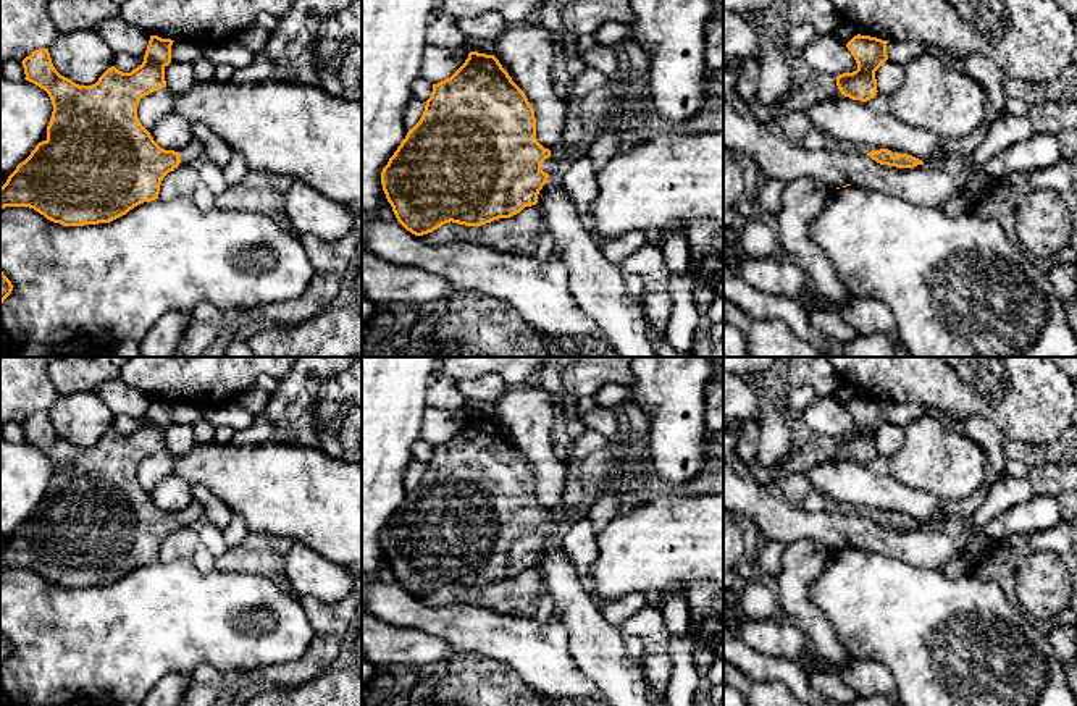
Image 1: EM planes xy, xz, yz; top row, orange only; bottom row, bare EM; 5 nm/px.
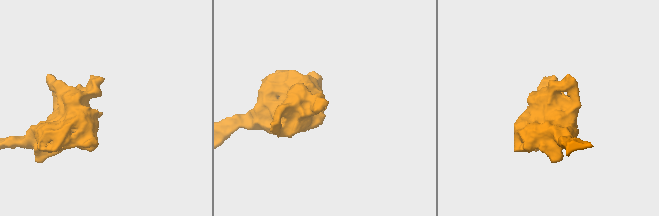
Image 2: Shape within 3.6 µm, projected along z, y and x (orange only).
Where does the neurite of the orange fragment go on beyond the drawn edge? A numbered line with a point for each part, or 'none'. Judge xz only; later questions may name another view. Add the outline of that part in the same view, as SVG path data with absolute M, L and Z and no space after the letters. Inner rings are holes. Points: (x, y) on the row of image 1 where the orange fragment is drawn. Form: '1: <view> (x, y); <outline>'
1: xz (554, 165); M580 144L576 147L559 147L559 150L551 155L549 158L546 158L541 163L541 170L544 173L547 173L549 176L559 176L565 168L567 168L567 162L570 158L578 158L581 155L585 155L588 150L586 145Z

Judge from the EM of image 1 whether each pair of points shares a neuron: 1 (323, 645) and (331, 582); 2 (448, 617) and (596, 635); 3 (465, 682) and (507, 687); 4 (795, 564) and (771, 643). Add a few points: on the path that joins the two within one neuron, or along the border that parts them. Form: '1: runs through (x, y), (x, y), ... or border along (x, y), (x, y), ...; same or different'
1: border along (299, 595), (326, 603), (344, 598); different
2: border along (554, 609), (565, 629), (567, 651), (580, 668); different
3: runs through (475, 687), (498, 687); same
4: border along (790, 619), (808, 637); different

